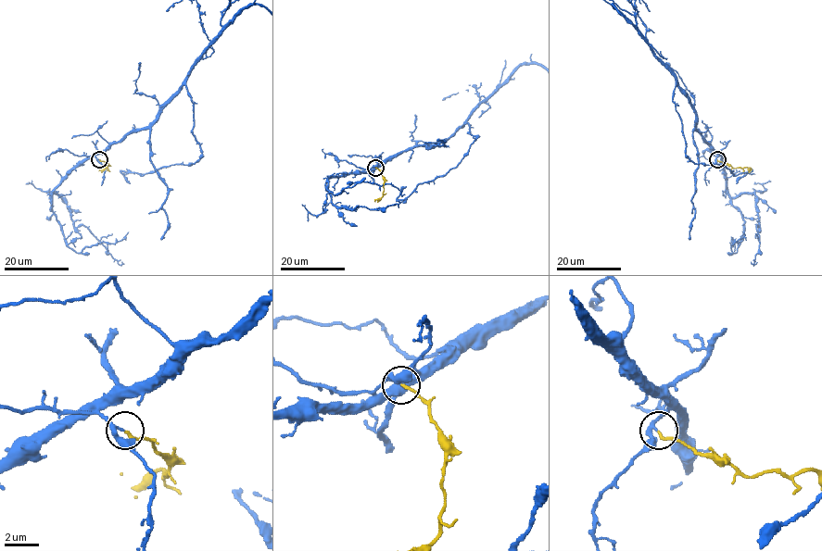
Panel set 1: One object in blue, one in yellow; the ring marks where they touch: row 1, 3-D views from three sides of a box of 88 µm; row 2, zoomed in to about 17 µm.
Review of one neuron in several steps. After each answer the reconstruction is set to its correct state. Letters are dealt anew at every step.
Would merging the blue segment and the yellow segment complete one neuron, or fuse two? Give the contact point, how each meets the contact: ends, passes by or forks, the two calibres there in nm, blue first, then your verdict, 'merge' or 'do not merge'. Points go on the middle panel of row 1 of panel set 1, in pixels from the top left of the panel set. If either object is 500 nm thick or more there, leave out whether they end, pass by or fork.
(375, 168) | blue passes by | yellow ends | 150/170 nm | merge

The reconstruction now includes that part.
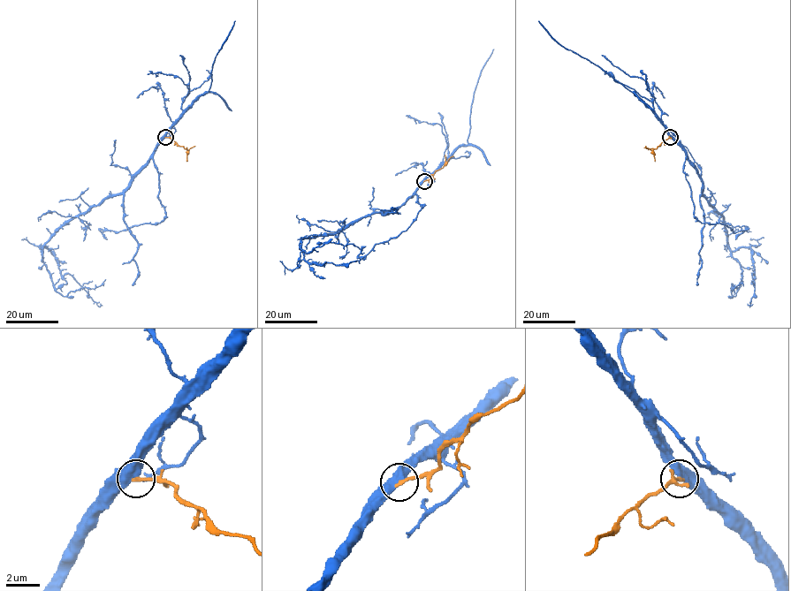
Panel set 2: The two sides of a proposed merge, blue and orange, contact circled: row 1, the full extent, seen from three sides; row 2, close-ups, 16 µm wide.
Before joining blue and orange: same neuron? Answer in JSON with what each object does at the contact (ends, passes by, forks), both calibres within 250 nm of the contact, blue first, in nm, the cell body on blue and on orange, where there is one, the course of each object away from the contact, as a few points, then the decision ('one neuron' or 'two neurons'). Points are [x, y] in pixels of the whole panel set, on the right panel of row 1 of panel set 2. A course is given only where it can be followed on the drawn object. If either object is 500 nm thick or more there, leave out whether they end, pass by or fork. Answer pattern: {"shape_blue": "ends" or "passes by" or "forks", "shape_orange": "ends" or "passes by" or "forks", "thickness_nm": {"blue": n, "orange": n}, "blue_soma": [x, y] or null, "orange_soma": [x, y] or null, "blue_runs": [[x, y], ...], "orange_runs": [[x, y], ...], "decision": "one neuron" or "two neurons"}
{"thickness_nm": {"blue": 500, "orange": 200}, "blue_soma": null, "orange_soma": null, "blue_runs": [[670, 137], [695, 170], [703, 194], [722, 216], [728, 247], [752, 251], [755, 288], [748, 304]], "orange_runs": [[670, 137], [656, 148], [650, 150], [645, 146]], "decision": "two neurons"}

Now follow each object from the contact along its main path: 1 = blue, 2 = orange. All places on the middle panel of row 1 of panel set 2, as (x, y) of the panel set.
1: (424, 180), (389, 213), (368, 214), (334, 233), (300, 242), (309, 262), (342, 265), (358, 258)
2: (424, 180), (453, 155)

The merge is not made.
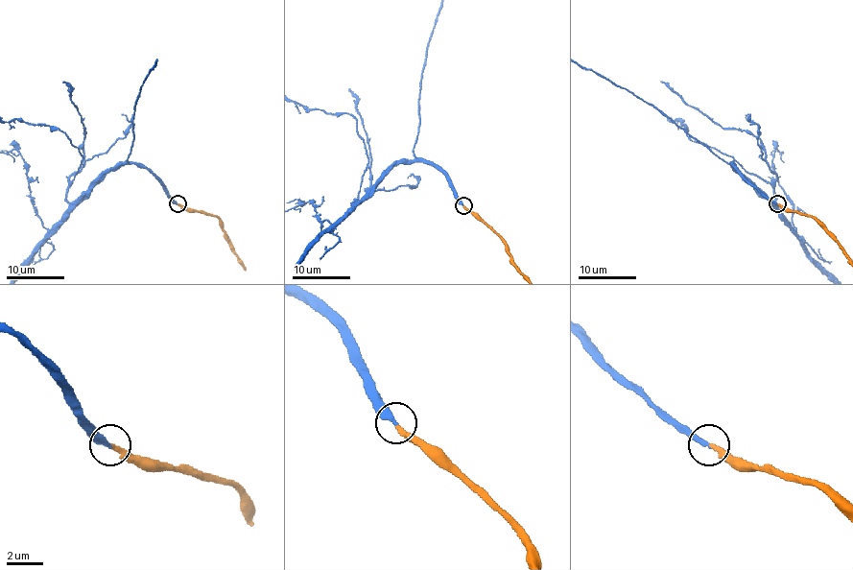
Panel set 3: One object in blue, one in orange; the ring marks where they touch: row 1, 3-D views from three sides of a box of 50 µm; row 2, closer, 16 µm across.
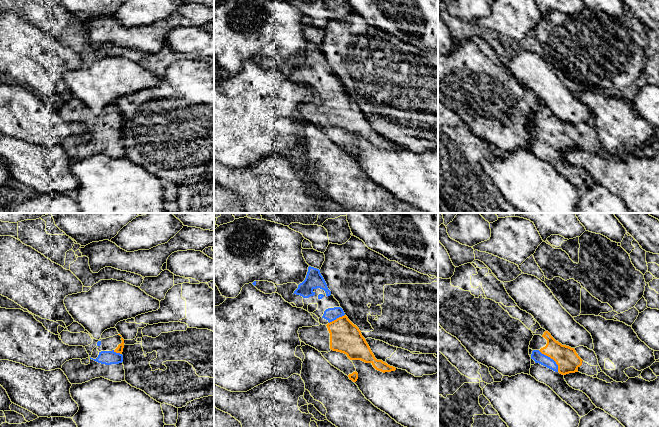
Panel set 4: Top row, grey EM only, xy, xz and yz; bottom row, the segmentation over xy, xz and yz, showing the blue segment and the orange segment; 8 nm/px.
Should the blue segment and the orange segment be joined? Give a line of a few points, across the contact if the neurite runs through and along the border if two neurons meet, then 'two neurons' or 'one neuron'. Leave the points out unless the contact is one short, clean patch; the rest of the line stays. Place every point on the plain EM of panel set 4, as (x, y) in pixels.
line yz (537, 132), (550, 134), (562, 134), (568, 137); one neuron

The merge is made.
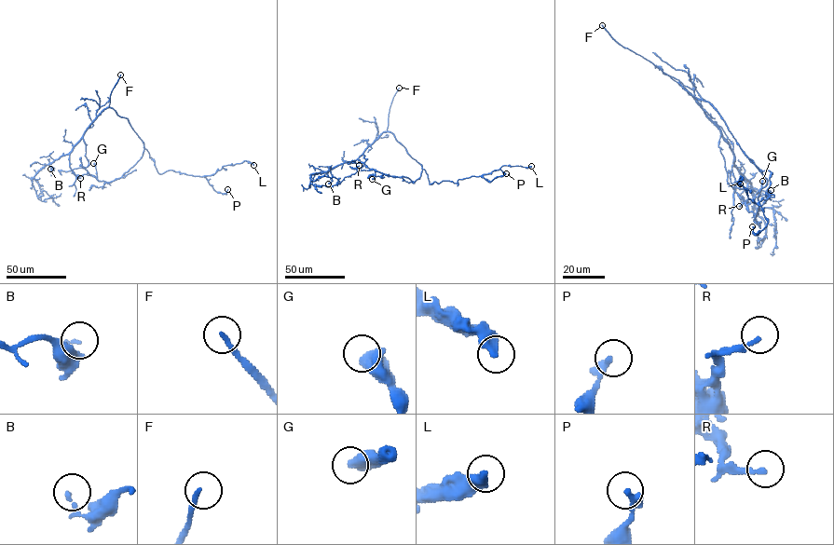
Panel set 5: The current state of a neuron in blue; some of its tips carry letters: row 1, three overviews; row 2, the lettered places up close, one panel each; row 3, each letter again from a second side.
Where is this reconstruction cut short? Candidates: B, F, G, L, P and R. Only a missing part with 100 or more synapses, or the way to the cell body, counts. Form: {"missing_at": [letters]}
{"missing_at": ["F"]}

